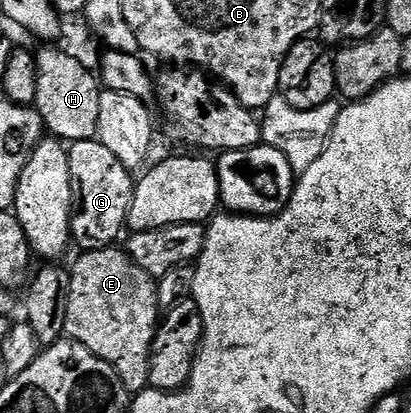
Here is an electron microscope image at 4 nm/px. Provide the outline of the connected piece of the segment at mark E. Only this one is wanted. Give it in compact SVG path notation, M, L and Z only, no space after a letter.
M118 247L91 249L81 254L75 265L69 266L70 290L68 291L68 313L65 336L92 351L124 383L127 393L137 395L146 392L150 384L150 352L158 330L160 310L158 308L158 283L130 258L129 253Z

